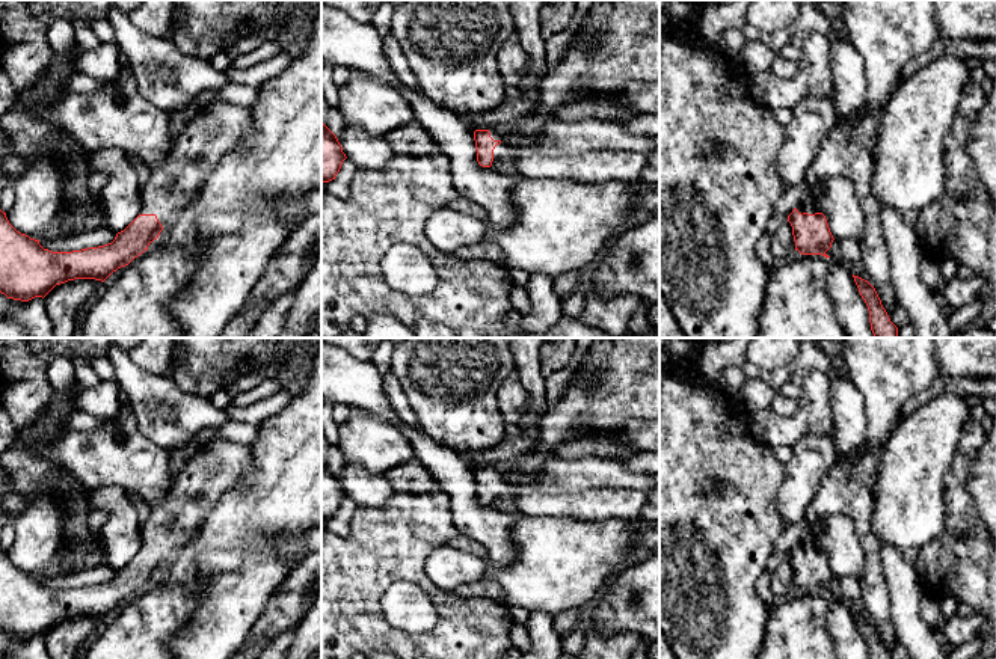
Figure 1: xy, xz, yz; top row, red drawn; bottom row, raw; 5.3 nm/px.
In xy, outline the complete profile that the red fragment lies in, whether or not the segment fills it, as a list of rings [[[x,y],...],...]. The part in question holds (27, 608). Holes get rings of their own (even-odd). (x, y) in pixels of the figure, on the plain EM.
[[[225,439],[205,443],[174,478],[164,502],[140,523],[139,553],[109,582],[51,590],[18,570],[0,547],[0,630],[29,639],[74,617],[104,620],[148,588],[160,570],[199,540],[199,523],[220,496],[252,466],[246,445]]]

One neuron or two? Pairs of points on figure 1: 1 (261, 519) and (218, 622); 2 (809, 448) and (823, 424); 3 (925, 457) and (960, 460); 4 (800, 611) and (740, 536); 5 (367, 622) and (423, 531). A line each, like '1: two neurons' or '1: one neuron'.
1: one neuron
2: two neurons
3: two neurons
4: two neurons
5: one neuron

